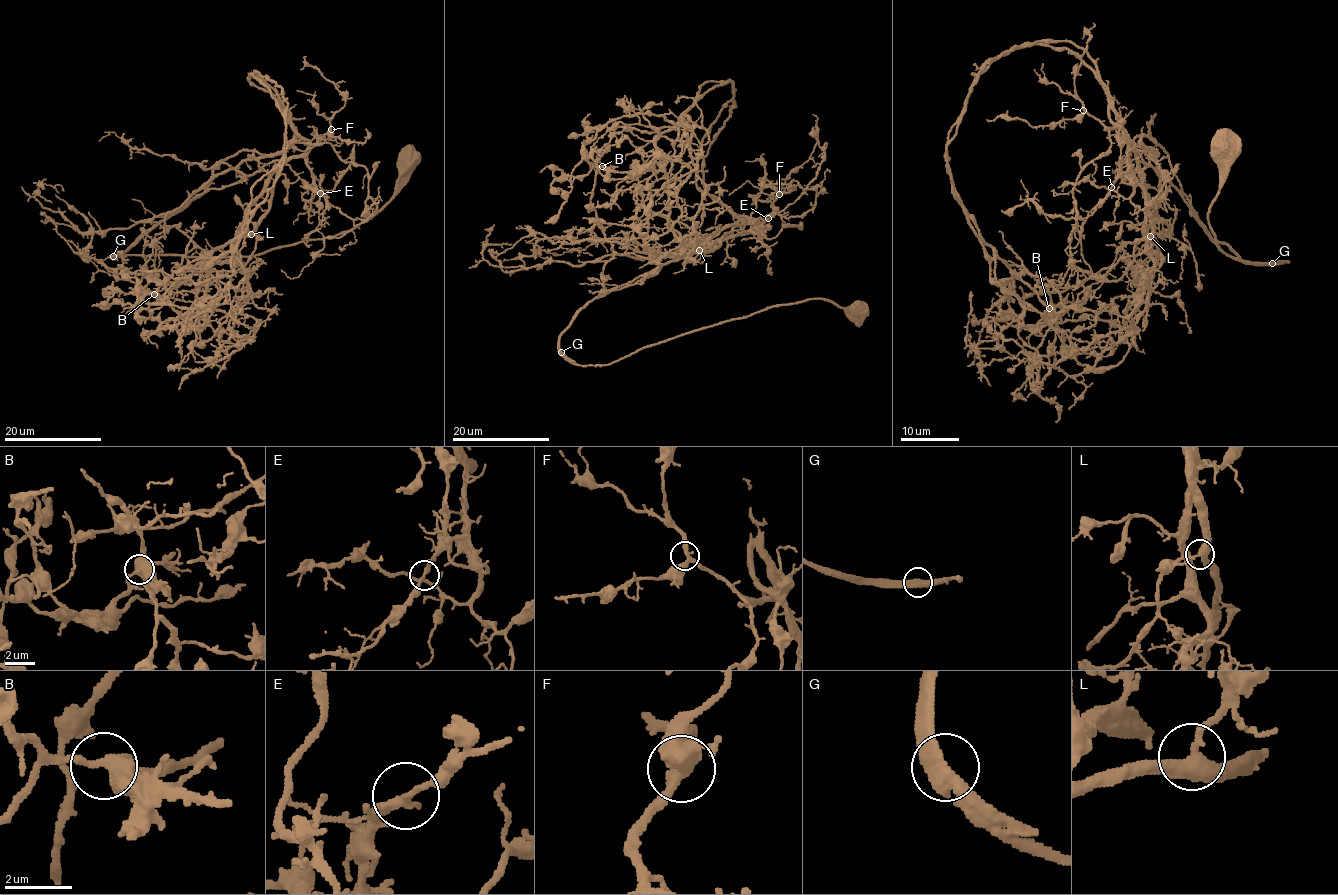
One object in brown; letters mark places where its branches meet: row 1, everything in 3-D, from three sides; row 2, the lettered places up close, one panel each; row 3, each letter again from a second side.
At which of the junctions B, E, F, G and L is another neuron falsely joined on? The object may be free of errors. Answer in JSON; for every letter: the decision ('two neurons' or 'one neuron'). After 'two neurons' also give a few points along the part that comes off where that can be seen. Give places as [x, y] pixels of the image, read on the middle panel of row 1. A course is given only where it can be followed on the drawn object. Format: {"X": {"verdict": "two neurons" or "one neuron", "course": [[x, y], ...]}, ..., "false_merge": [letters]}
{"B": {"verdict": "one neuron"}, "E": {"verdict": "one neuron"}, "F": {"verdict": "one neuron"}, "G": {"verdict": "two neurons", "course": [[562, 352], [591, 301], [730, 234], [648, 249], [692, 131], [644, 113], [583, 146], [545, 222]]}, "L": {"verdict": "one neuron"}, "false_merge": ["G"]}

